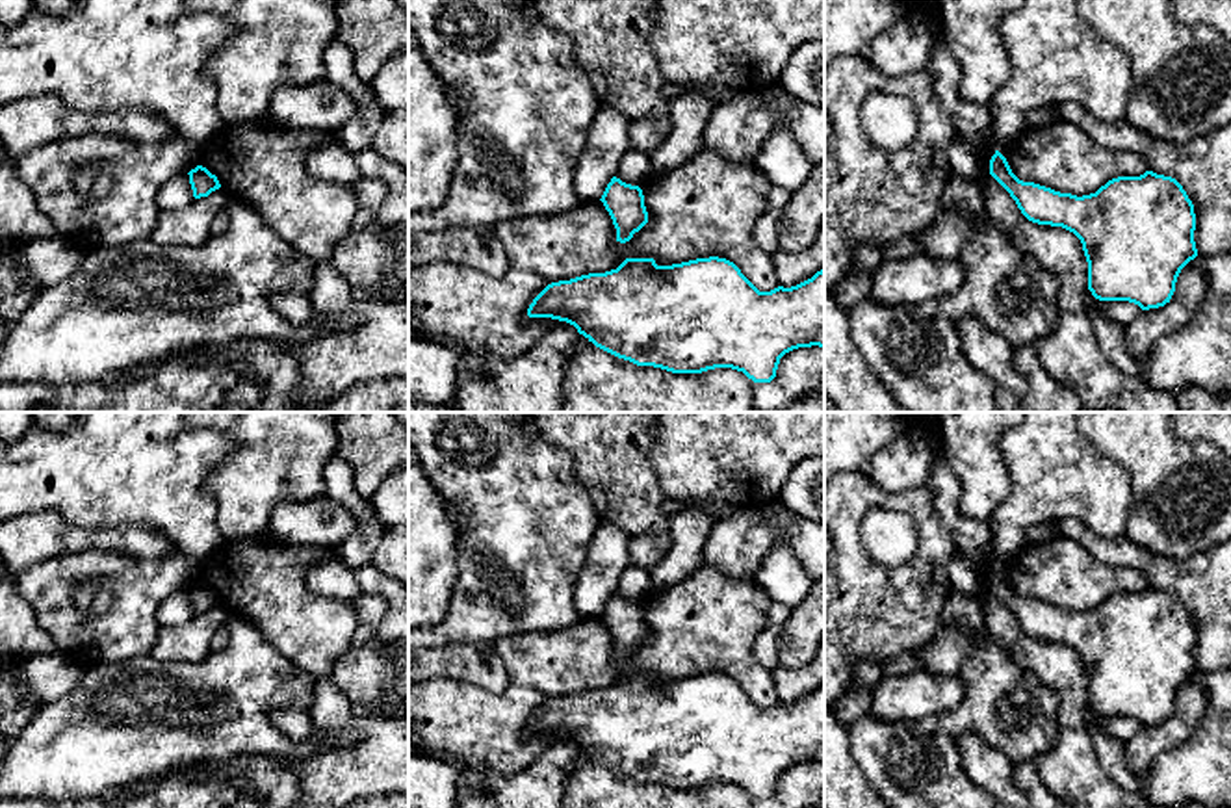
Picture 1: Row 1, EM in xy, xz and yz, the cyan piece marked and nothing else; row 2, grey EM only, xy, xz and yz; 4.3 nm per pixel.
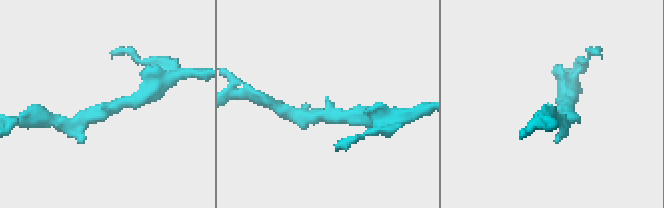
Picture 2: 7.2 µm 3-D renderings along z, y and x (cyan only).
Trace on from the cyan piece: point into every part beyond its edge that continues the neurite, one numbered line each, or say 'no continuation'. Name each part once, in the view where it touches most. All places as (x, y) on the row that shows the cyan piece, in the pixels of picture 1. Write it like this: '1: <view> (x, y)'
no continuation

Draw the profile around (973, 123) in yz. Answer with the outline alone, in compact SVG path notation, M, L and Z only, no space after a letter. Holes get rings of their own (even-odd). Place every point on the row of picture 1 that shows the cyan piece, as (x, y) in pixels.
M943 30L936 33L928 72L934 76L936 98L949 110L956 132L969 147L978 143L999 150L993 119L986 106L965 102L958 93L960 67L945 41Z

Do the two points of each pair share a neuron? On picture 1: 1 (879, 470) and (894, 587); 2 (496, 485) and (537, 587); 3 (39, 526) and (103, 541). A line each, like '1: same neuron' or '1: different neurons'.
1: different neurons
2: same neuron
3: same neuron

